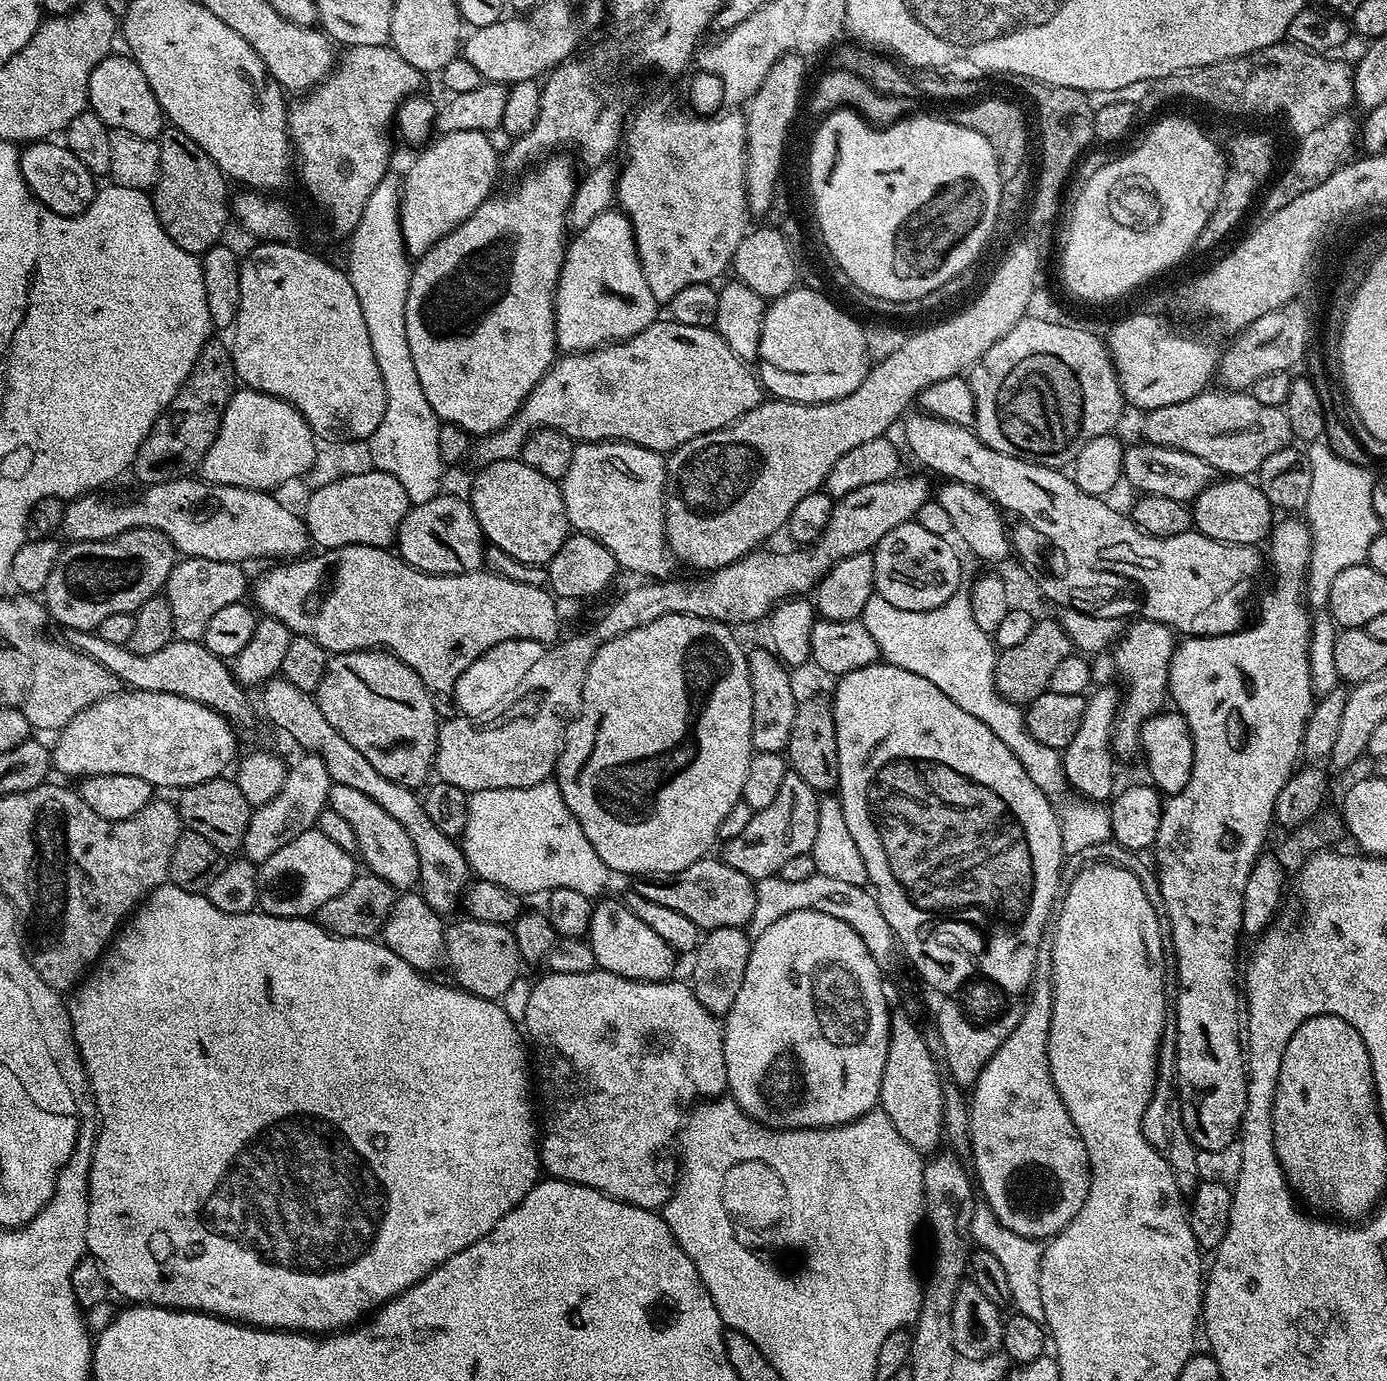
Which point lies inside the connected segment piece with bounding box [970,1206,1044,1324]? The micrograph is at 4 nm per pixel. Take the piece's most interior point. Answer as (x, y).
(1020, 1257)

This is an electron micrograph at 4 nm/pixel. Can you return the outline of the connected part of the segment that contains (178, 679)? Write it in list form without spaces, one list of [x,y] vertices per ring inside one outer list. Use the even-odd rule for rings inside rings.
[[[69,631],[66,643],[76,648],[82,654],[94,658],[110,674],[116,676],[121,685],[137,692],[165,692],[178,694],[190,702],[200,702],[202,706],[210,706],[215,712],[221,712],[233,725],[241,729],[248,728],[256,720],[256,712],[248,701],[245,685],[239,684],[233,669],[228,668],[221,657],[210,654],[210,650],[198,640],[181,640],[174,638],[158,654],[134,654],[123,644],[106,642],[99,631],[78,632]]]

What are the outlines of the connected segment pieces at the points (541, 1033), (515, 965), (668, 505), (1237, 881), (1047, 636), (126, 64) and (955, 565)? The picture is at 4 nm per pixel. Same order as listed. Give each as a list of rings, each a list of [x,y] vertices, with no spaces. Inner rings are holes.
[[[599,970],[580,974],[564,974],[549,971],[545,975],[546,976],[542,977],[540,981],[535,981],[535,983],[532,984],[532,989],[530,990],[530,1002],[526,1006],[526,1018],[522,1021],[523,1031],[526,1033],[527,1039],[530,1041],[531,1051],[534,1053],[534,1072],[535,1075],[536,1072],[540,1075],[540,1096],[544,1099],[544,1124],[542,1120],[542,1135],[538,1140],[538,1151],[540,1153],[540,1162],[543,1171],[547,1173],[549,1177],[558,1180],[569,1180],[572,1184],[590,1186],[594,1190],[598,1190],[610,1198],[621,1200],[627,1204],[633,1204],[639,1208],[651,1208],[653,1210],[663,1209],[664,1205],[667,1204],[668,1199],[671,1198],[672,1191],[676,1189],[678,1172],[677,1169],[660,1168],[659,1162],[656,1161],[660,1156],[660,1151],[662,1151],[672,1139],[672,1143],[677,1139],[678,1126],[685,1123],[686,1113],[697,1103],[698,1097],[696,1097],[696,1095],[700,1095],[700,1098],[720,1098],[725,1095],[728,1086],[728,1067],[726,1066],[726,1058],[724,1057],[724,1029],[721,1021],[717,1019],[717,1017],[712,1016],[710,1010],[706,1010],[706,1006],[702,1006],[698,1002],[698,998],[692,993],[691,983],[684,981],[683,984],[682,981],[676,980],[677,978],[659,980],[658,982],[642,982],[641,980],[622,978],[618,974],[610,974],[609,972],[602,972]]]
[[[461,918],[445,929],[444,944],[446,964],[449,964],[455,978],[453,981],[465,992],[499,1001],[506,994],[506,989],[521,979],[522,959],[518,942],[513,929],[507,924]]]
[[[1021,253],[1013,254],[1011,259],[1008,259],[1007,264],[1004,264],[1003,271],[999,273],[999,276],[996,276],[996,280],[992,281],[992,287],[984,286],[979,293],[981,296],[961,316],[956,316],[953,320],[944,320],[941,324],[934,325],[933,328],[924,328],[921,332],[914,333],[912,337],[909,335],[894,354],[890,354],[884,360],[873,363],[869,367],[866,378],[858,386],[858,390],[854,390],[854,394],[850,394],[846,398],[838,398],[825,404],[799,404],[798,402],[790,402],[789,400],[768,398],[761,402],[754,410],[750,410],[745,414],[742,419],[737,420],[736,423],[730,424],[726,428],[719,428],[717,432],[707,432],[698,438],[690,438],[690,442],[686,442],[674,449],[666,460],[668,481],[664,483],[664,539],[668,551],[672,553],[677,561],[685,560],[692,568],[715,570],[725,568],[726,565],[732,564],[734,561],[749,555],[753,550],[759,549],[763,545],[760,544],[763,540],[770,539],[779,528],[781,531],[787,525],[790,513],[794,511],[794,506],[798,506],[798,502],[802,502],[802,498],[806,498],[806,494],[819,492],[825,487],[834,462],[838,462],[838,458],[842,454],[846,454],[846,450],[854,450],[854,446],[862,446],[862,442],[870,442],[870,438],[878,438],[885,435],[889,431],[887,428],[896,419],[899,421],[909,411],[909,409],[907,410],[908,403],[911,400],[913,403],[926,386],[932,386],[934,382],[942,382],[946,378],[954,378],[955,376],[967,373],[973,364],[977,364],[980,361],[982,354],[986,354],[986,350],[990,350],[990,346],[994,346],[994,342],[998,342],[998,338],[1010,334],[1010,330],[1014,330],[1016,323],[1025,319],[1027,302],[1030,299],[1031,291],[1034,290],[1032,286],[1034,271],[1036,271],[1036,263],[1031,258]]]
[[[1284,518],[1284,521],[1277,523],[1273,527],[1272,534],[1270,539],[1267,541],[1266,549],[1268,548],[1268,556],[1266,552],[1266,560],[1272,563],[1272,572],[1276,575],[1276,581],[1272,584],[1272,592],[1268,592],[1260,600],[1260,617],[1257,618],[1256,624],[1249,623],[1247,626],[1240,629],[1239,632],[1231,632],[1225,636],[1194,636],[1191,638],[1184,638],[1179,641],[1172,655],[1172,661],[1168,667],[1168,694],[1173,704],[1175,711],[1179,712],[1180,717],[1186,722],[1186,726],[1190,726],[1190,734],[1192,735],[1192,741],[1194,742],[1194,766],[1192,767],[1192,773],[1190,774],[1190,782],[1186,782],[1186,786],[1178,794],[1167,797],[1166,803],[1163,805],[1162,811],[1160,813],[1160,821],[1158,822],[1158,834],[1156,835],[1156,842],[1154,845],[1154,853],[1156,852],[1156,884],[1160,887],[1160,900],[1159,903],[1162,905],[1163,915],[1166,917],[1168,915],[1168,920],[1172,923],[1172,936],[1170,932],[1170,952],[1176,955],[1176,980],[1180,983],[1180,993],[1176,996],[1176,1004],[1174,1000],[1174,1012],[1176,1008],[1176,1045],[1174,1045],[1174,1051],[1177,1054],[1177,1072],[1176,1072],[1176,1082],[1175,1087],[1178,1089],[1178,1104],[1180,1100],[1180,1112],[1178,1112],[1178,1118],[1182,1121],[1186,1128],[1186,1133],[1190,1134],[1190,1138],[1193,1142],[1196,1143],[1197,1149],[1201,1153],[1204,1152],[1220,1152],[1223,1148],[1233,1147],[1234,1141],[1237,1139],[1238,1133],[1240,1131],[1240,1123],[1242,1122],[1242,1114],[1244,1113],[1244,1107],[1246,1106],[1246,1094],[1248,1093],[1248,1074],[1246,1071],[1246,1052],[1242,1047],[1242,992],[1238,987],[1238,972],[1236,976],[1236,935],[1239,937],[1242,932],[1242,898],[1246,894],[1246,878],[1250,878],[1250,870],[1254,866],[1254,862],[1258,857],[1262,855],[1265,851],[1266,845],[1264,845],[1264,839],[1268,836],[1268,827],[1273,827],[1274,817],[1272,811],[1274,810],[1274,802],[1278,802],[1278,794],[1282,790],[1282,786],[1286,786],[1286,782],[1289,778],[1292,777],[1294,769],[1297,767],[1296,759],[1299,761],[1301,759],[1302,753],[1301,748],[1303,746],[1304,731],[1306,730],[1307,722],[1311,717],[1314,699],[1312,697],[1311,690],[1311,672],[1310,672],[1310,662],[1308,661],[1308,643],[1311,638],[1311,628],[1313,617],[1310,615],[1310,608],[1305,601],[1305,577],[1308,575],[1308,563],[1311,558],[1311,530],[1308,528],[1307,523],[1300,518]]]
[[[1037,619],[1026,642],[1018,642],[1018,646],[1003,649],[996,657],[996,688],[1000,695],[1005,696],[1012,704],[1027,706],[1043,692],[1047,692],[1050,674],[1054,674],[1058,662],[1073,655],[1074,648],[1068,632],[1069,629],[1059,619]]]
[[[109,54],[102,62],[98,62],[90,74],[88,102],[91,111],[96,112],[109,129],[126,130],[130,134],[138,134],[138,138],[156,140],[166,127],[166,117],[160,109],[158,98],[154,98],[150,82],[146,82],[146,74],[142,74],[131,55],[116,55]]]
[[[914,522],[894,526],[886,538],[876,543],[874,558],[875,595],[886,598],[898,610],[925,612],[942,606],[954,593],[961,591],[960,560],[949,541]]]

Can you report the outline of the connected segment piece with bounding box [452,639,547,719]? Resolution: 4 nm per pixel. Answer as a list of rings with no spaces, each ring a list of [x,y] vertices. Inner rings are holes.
[[[507,639],[484,651],[458,676],[452,691],[456,710],[472,719],[483,719],[492,713],[506,695],[518,686],[531,669],[547,652],[545,643],[534,639]]]

